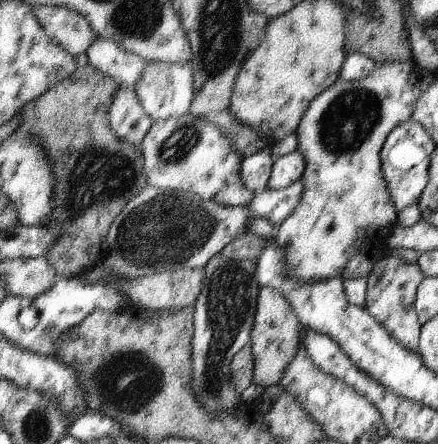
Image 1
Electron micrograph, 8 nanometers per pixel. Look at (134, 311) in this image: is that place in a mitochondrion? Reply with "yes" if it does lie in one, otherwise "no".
no

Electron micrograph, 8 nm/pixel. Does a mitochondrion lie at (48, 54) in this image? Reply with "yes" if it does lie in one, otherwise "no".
no

